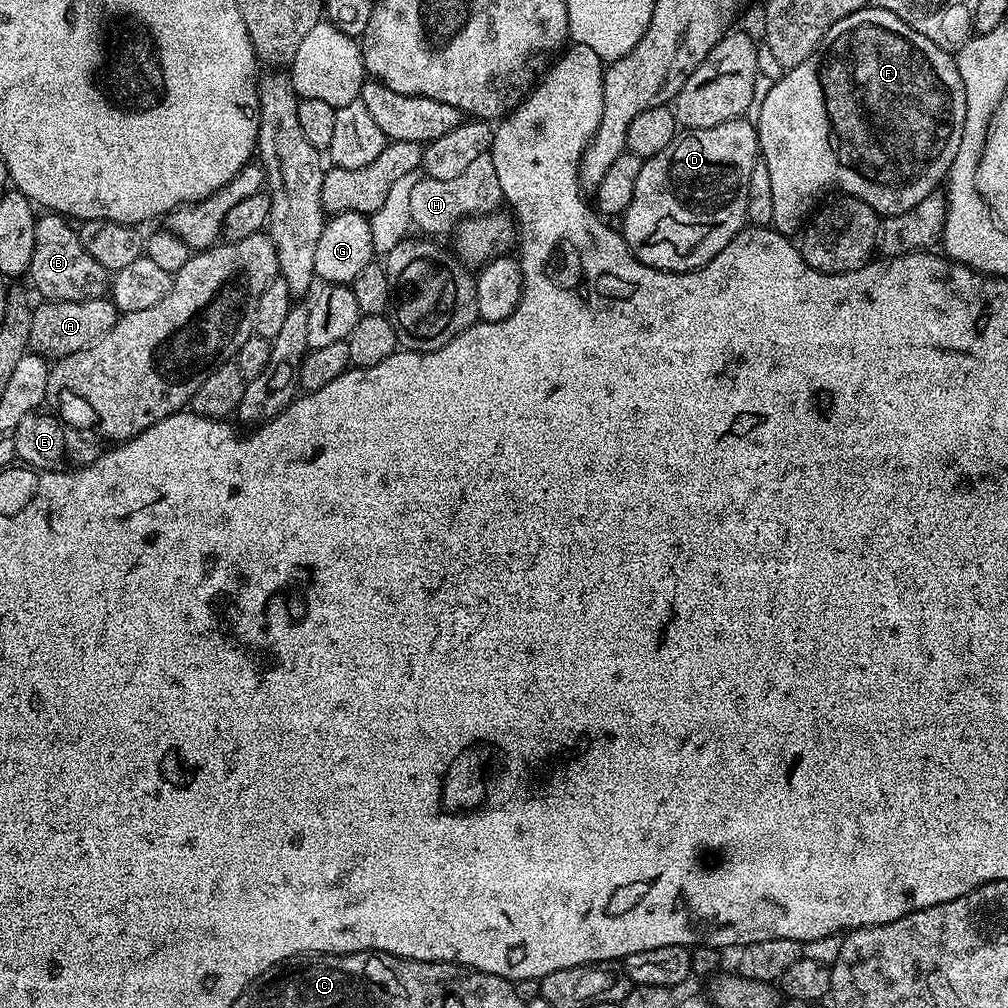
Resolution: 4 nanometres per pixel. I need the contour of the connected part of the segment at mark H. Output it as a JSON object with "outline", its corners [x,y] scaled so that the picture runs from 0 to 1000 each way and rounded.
{"outline":[[[481,153],[470,157],[470,161],[466,161],[466,165],[458,169],[458,173],[454,173],[454,177],[436,179],[421,175],[415,181],[411,181],[411,189],[407,191],[407,216],[414,227],[418,226],[421,229],[418,231],[433,236],[436,230],[447,231],[457,218],[463,218],[469,214],[483,214],[484,211],[493,209],[499,202],[500,193],[498,185],[494,181],[494,173],[490,169],[490,161],[487,154]]]}

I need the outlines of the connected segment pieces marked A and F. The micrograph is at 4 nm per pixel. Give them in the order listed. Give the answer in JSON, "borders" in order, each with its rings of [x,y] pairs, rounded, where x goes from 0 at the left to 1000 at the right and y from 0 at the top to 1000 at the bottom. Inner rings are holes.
{"borders":[[[[110,296],[97,298],[50,298],[37,301],[32,308],[29,346],[35,352],[58,358],[63,353],[77,351],[85,343],[93,343],[115,322],[117,311]]],[[[868,6],[851,9],[847,14],[827,22],[827,26],[819,30],[808,54],[804,54],[800,62],[781,68],[774,76],[774,80],[764,85],[764,93],[760,93],[760,101],[756,101],[756,109],[749,112],[750,136],[754,139],[753,154],[760,161],[760,169],[764,169],[764,189],[768,196],[768,216],[765,225],[779,232],[793,231],[796,223],[803,217],[804,211],[811,205],[810,197],[816,192],[817,187],[834,187],[832,188],[834,191],[850,194],[874,215],[904,208],[905,205],[911,204],[911,200],[915,200],[915,196],[919,196],[934,186],[933,178],[937,179],[939,176],[950,153],[957,121],[958,89],[954,85],[954,73],[950,69],[945,53],[927,46],[923,38],[915,38],[911,30],[899,26],[899,22],[883,14],[883,10],[875,10]]]]}

